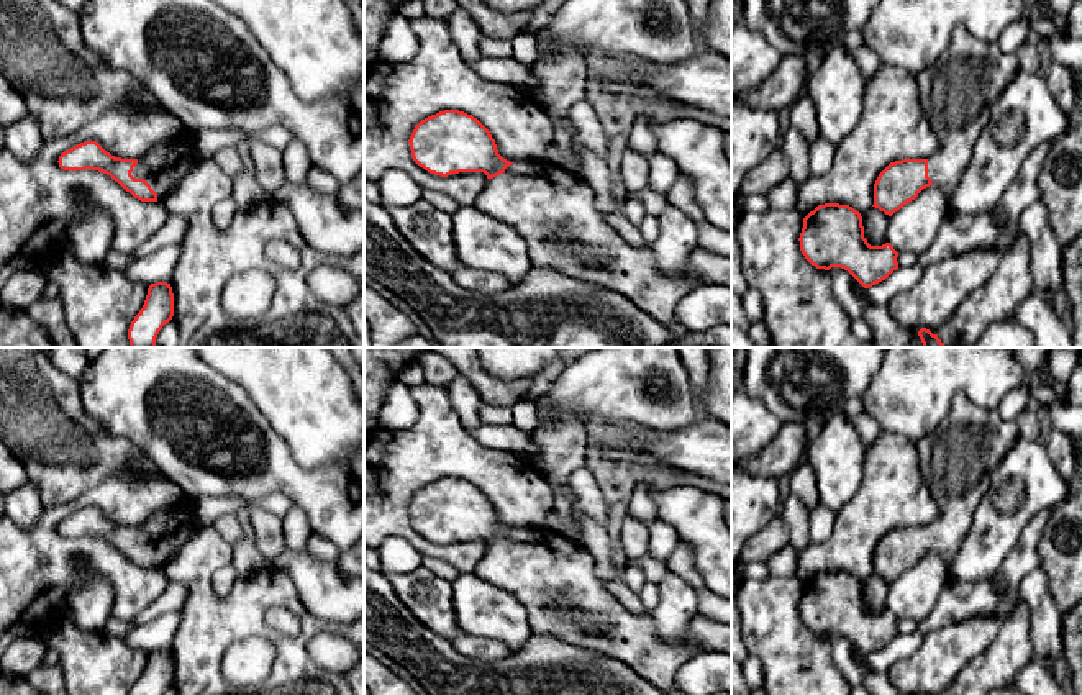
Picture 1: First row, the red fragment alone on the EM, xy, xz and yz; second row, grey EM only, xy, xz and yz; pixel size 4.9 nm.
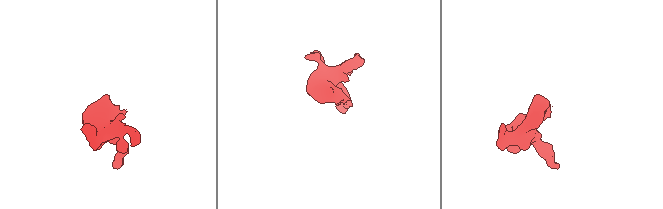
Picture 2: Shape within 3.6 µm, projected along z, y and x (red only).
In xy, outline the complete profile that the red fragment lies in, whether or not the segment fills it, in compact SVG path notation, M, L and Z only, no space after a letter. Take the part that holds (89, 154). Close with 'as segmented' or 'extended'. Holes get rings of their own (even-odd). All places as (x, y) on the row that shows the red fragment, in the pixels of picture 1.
M187 131L182 138L162 143L139 159L115 157L97 141L85 141L62 152L57 162L64 170L103 172L134 198L157 202L193 164L200 162L200 157Z; extended

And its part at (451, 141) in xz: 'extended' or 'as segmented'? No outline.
extended

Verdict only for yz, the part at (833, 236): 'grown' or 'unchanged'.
unchanged

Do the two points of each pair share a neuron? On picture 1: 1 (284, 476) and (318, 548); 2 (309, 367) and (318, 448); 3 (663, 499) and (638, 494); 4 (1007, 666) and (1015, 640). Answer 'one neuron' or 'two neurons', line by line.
1: two neurons
2: one neuron
3: two neurons
4: one neuron

